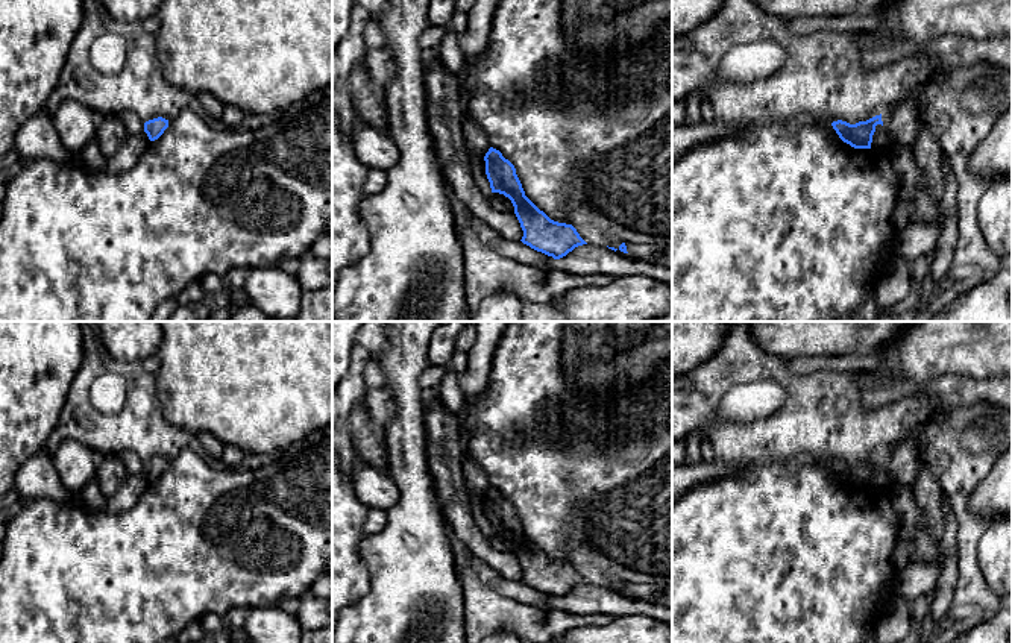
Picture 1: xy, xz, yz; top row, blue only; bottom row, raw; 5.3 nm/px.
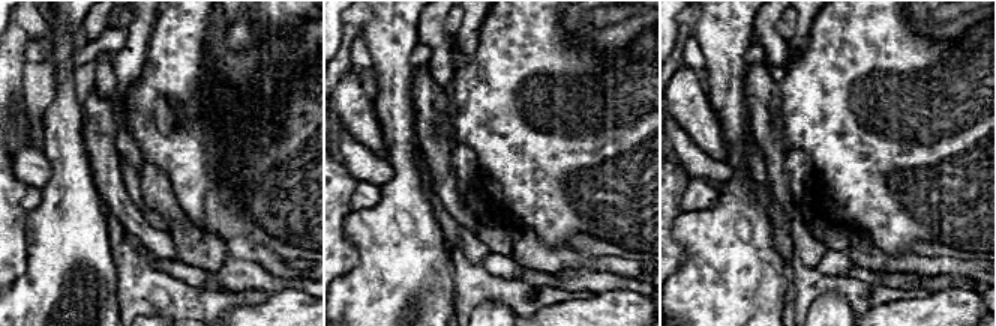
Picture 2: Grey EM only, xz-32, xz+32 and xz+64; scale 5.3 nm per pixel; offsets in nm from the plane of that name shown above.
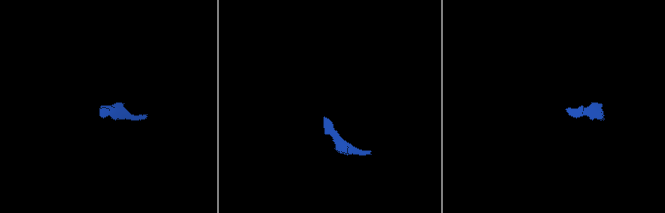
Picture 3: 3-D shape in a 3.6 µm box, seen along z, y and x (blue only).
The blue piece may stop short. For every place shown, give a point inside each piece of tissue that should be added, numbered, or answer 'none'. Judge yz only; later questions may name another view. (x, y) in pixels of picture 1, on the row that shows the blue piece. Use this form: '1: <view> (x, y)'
none

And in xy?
none

